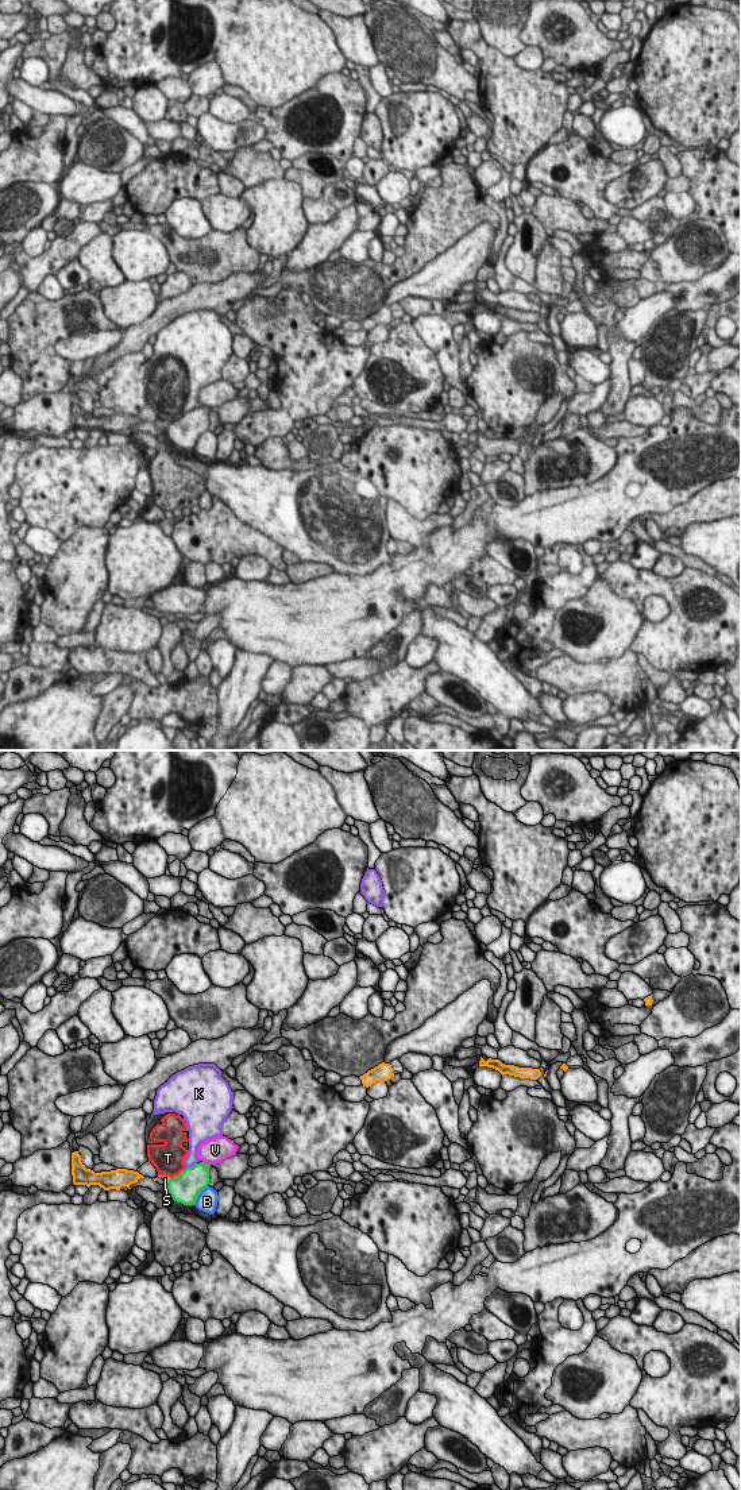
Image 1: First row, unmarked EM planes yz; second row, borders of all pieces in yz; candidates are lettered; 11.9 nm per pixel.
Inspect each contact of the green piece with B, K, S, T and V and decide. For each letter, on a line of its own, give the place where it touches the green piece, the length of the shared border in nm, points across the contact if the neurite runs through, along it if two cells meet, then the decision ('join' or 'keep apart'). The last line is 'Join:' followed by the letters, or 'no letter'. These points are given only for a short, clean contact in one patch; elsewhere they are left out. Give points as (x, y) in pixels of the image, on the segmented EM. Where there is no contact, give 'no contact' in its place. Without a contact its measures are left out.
B: meets green in yz at (199, 1193); contact 300 nm long; keep apart
K: meets green in yz at (192, 1166); contact 140 nm long; keep apart
S: meets green in yz at (169, 1181); contact 110 nm long; border along yz (170, 1178), (165, 1184); keep apart
T: meets green in yz at (180, 1173); contact 240 nm long; border along yz (186, 1168), (170, 1178); keep apart
V: meets green in yz at (207, 1164); contact 110 nm long; keep apart
Join: no letter

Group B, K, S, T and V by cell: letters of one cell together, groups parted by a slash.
B / K T / S / V

